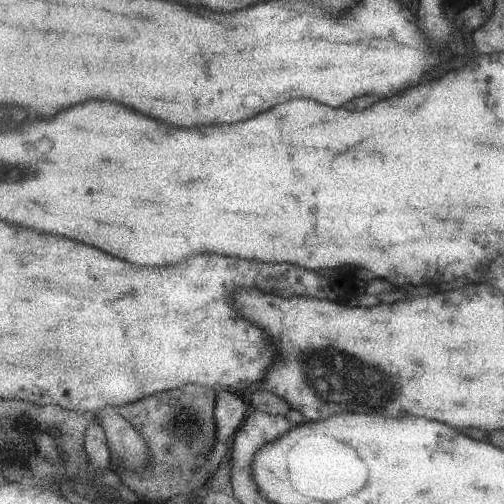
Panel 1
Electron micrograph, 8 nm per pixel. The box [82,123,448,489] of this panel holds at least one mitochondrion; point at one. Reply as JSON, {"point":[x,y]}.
{"point":[331,374]}

